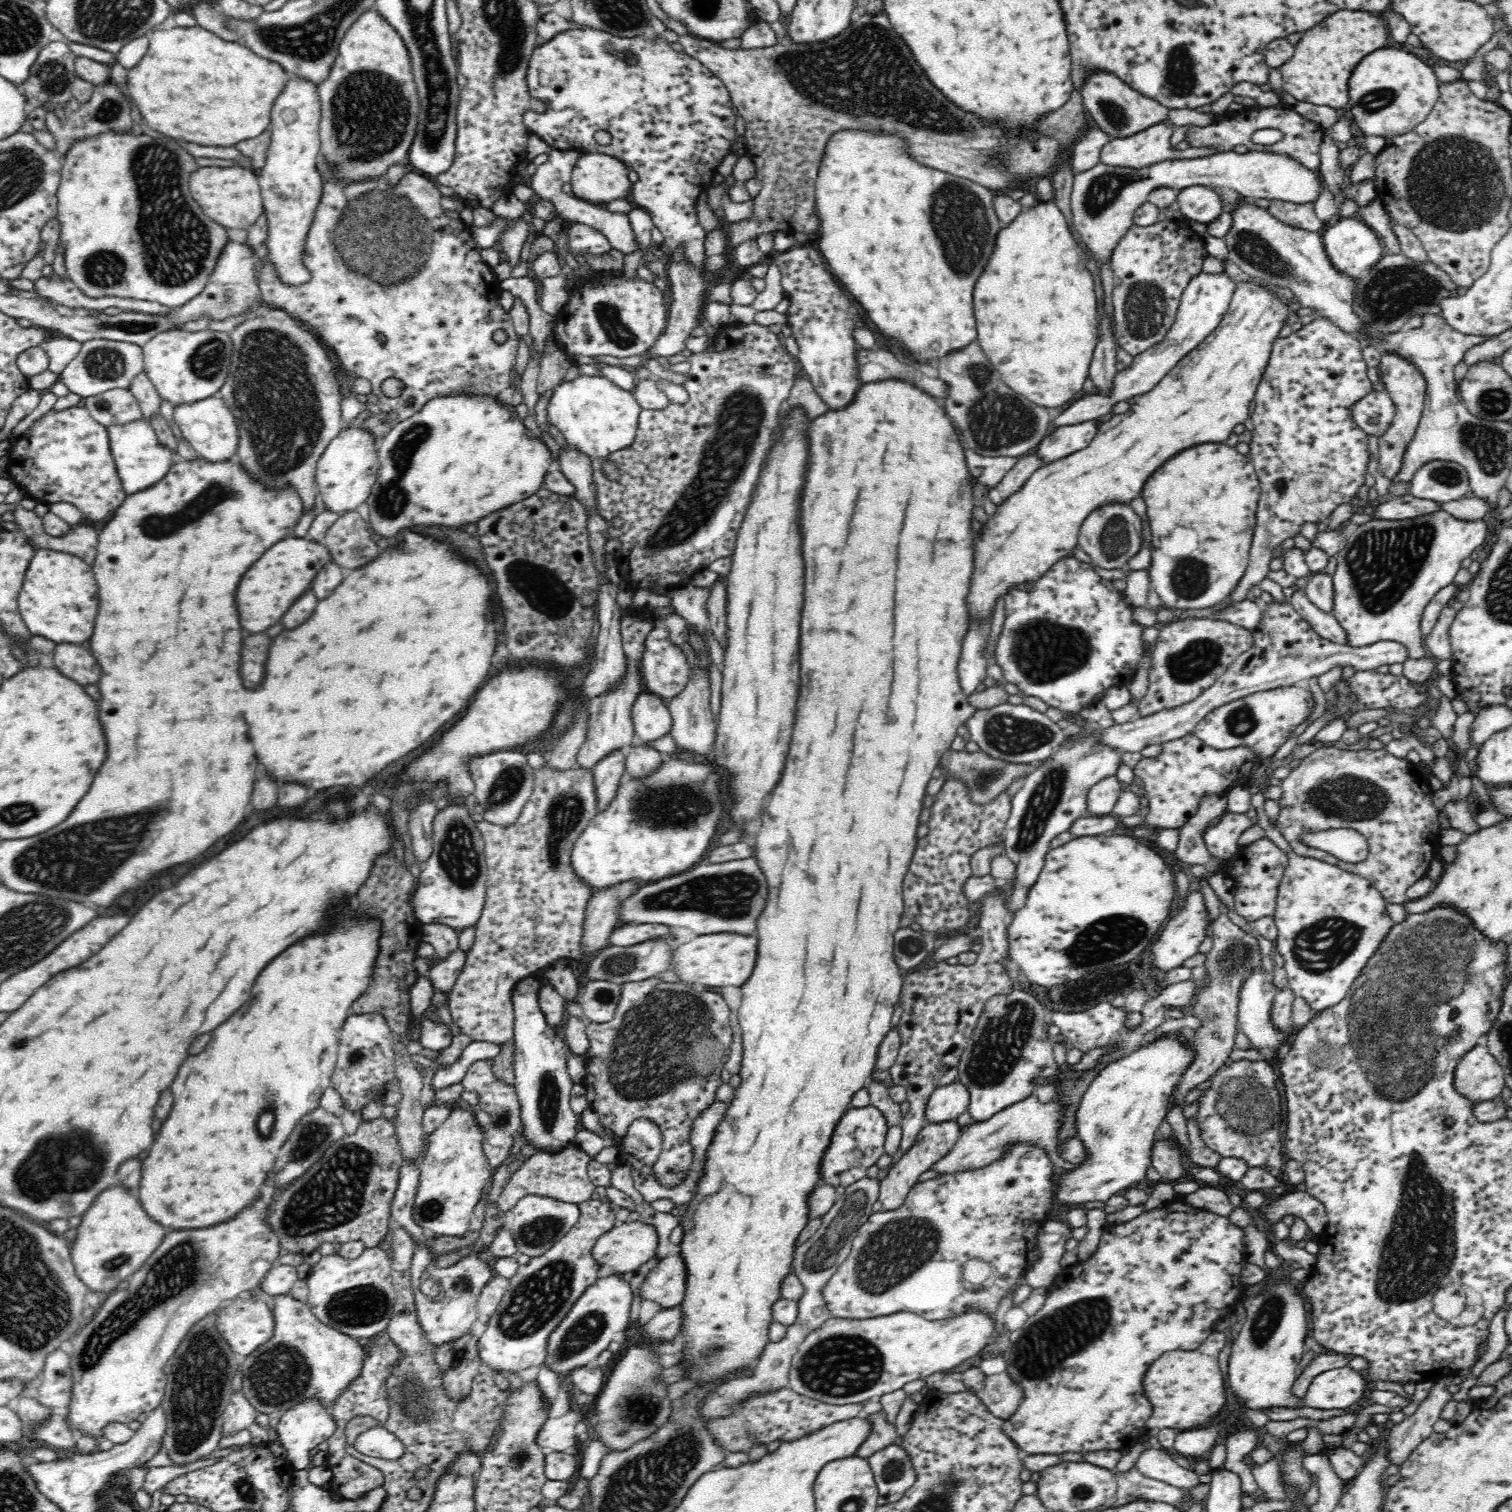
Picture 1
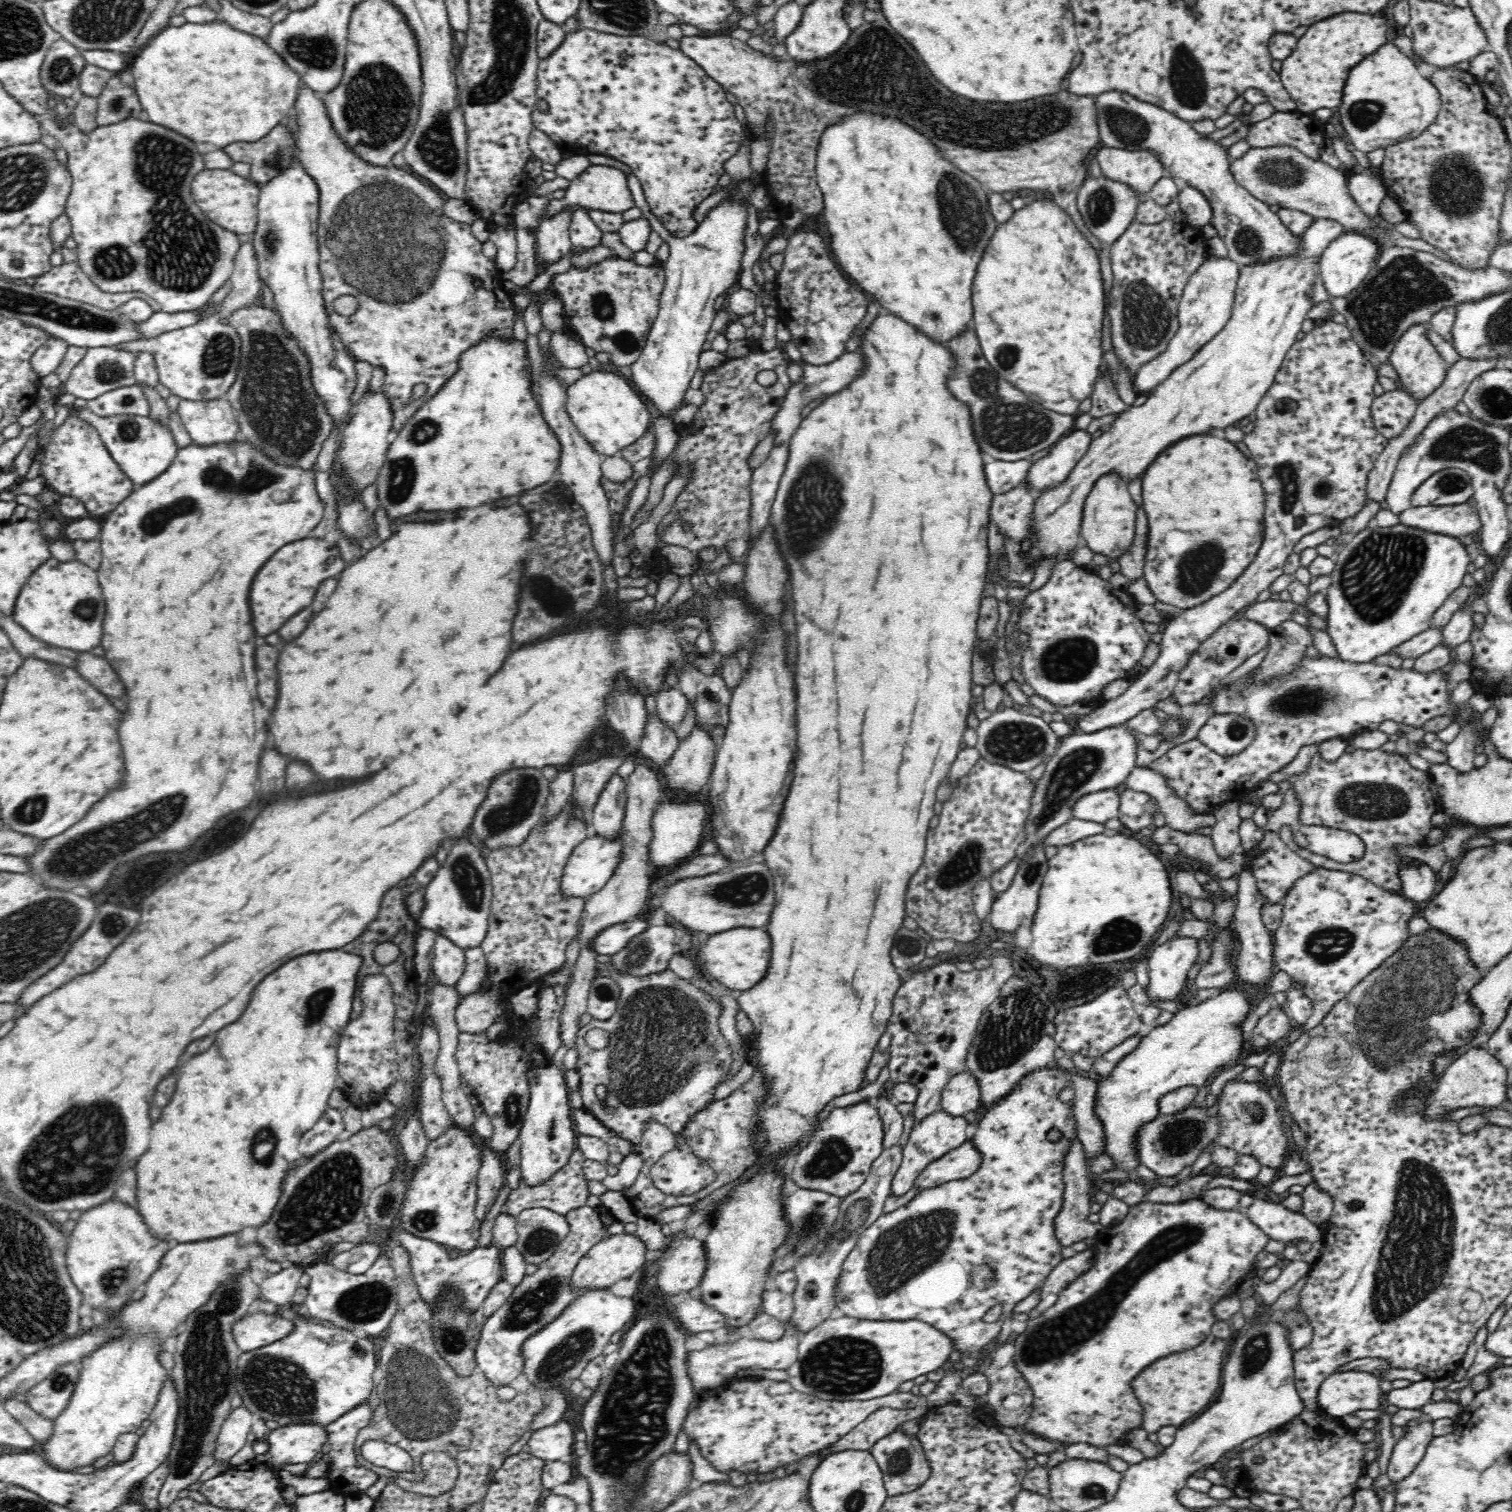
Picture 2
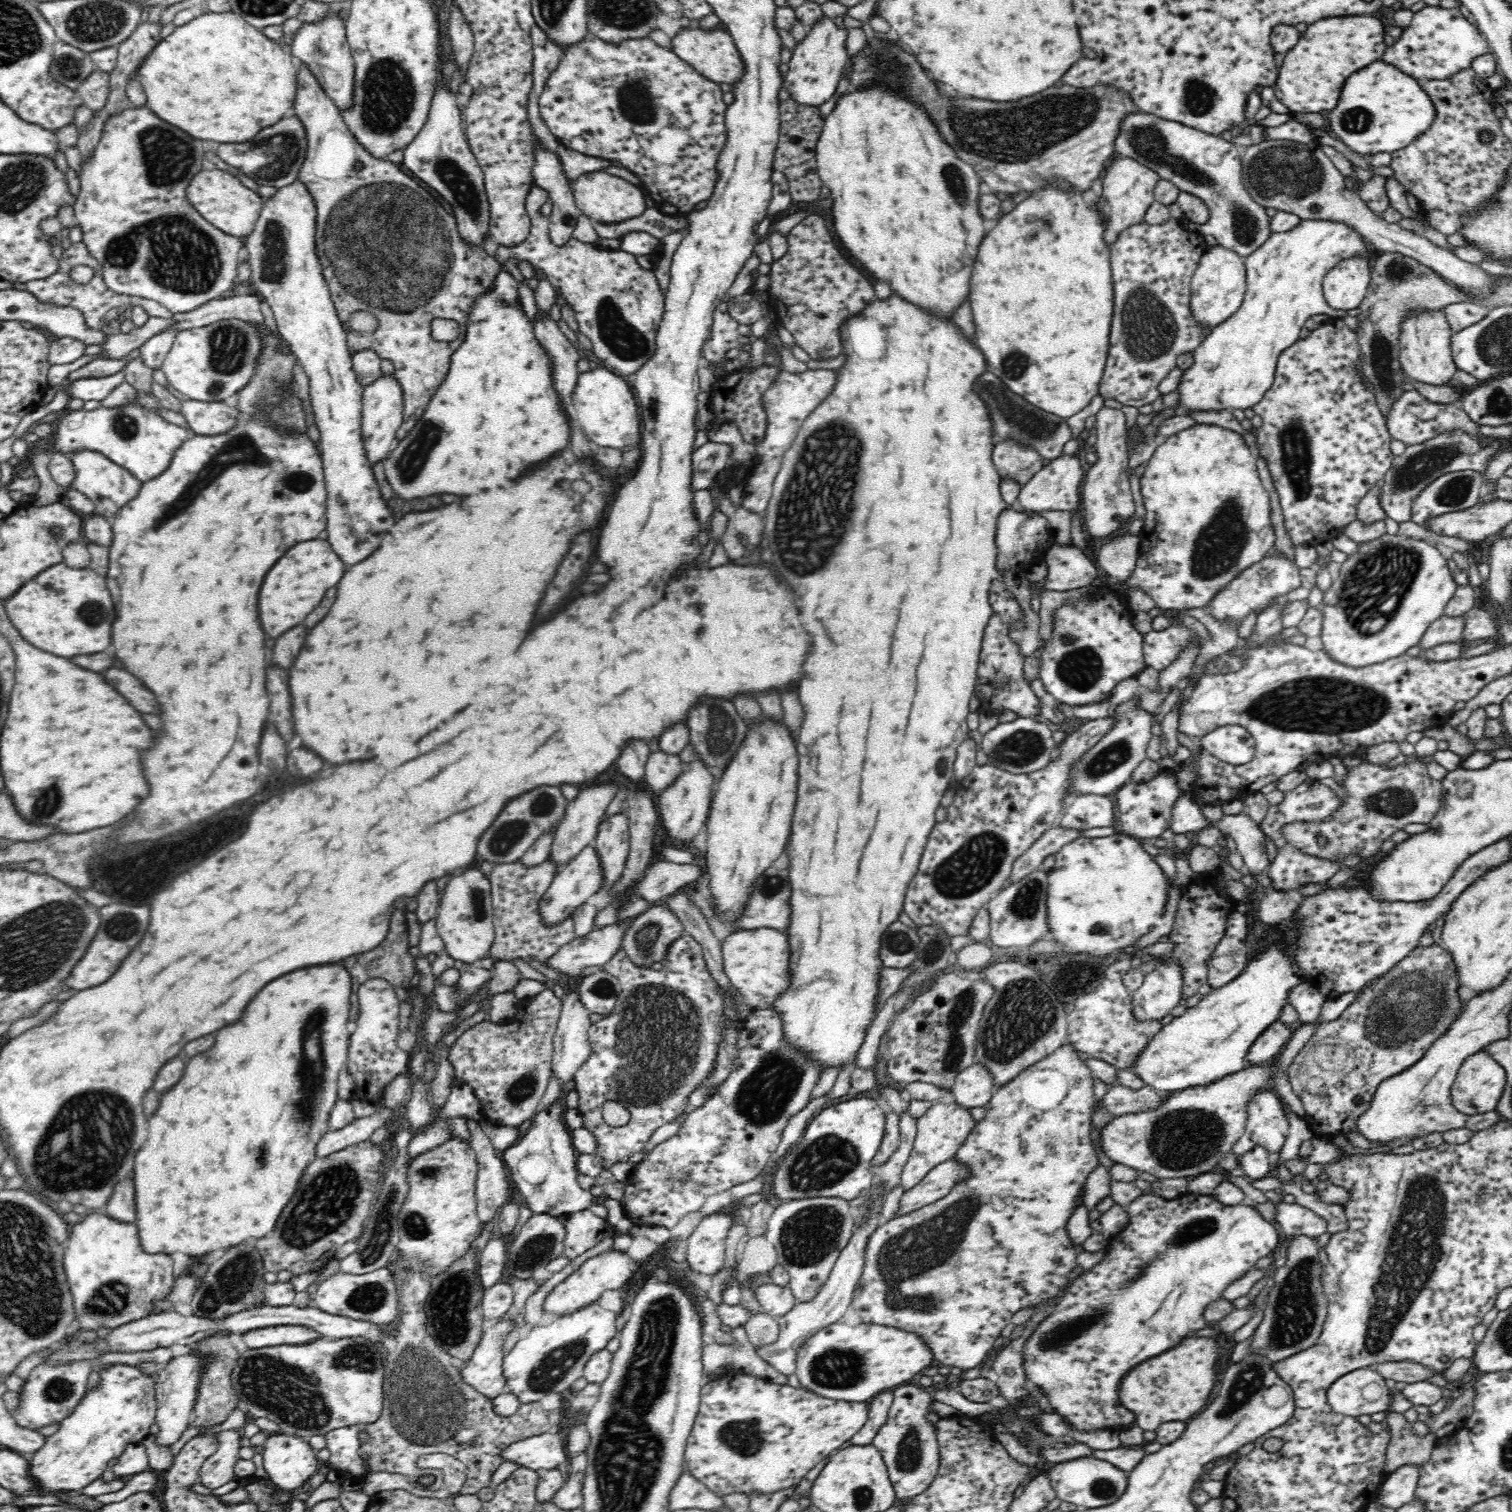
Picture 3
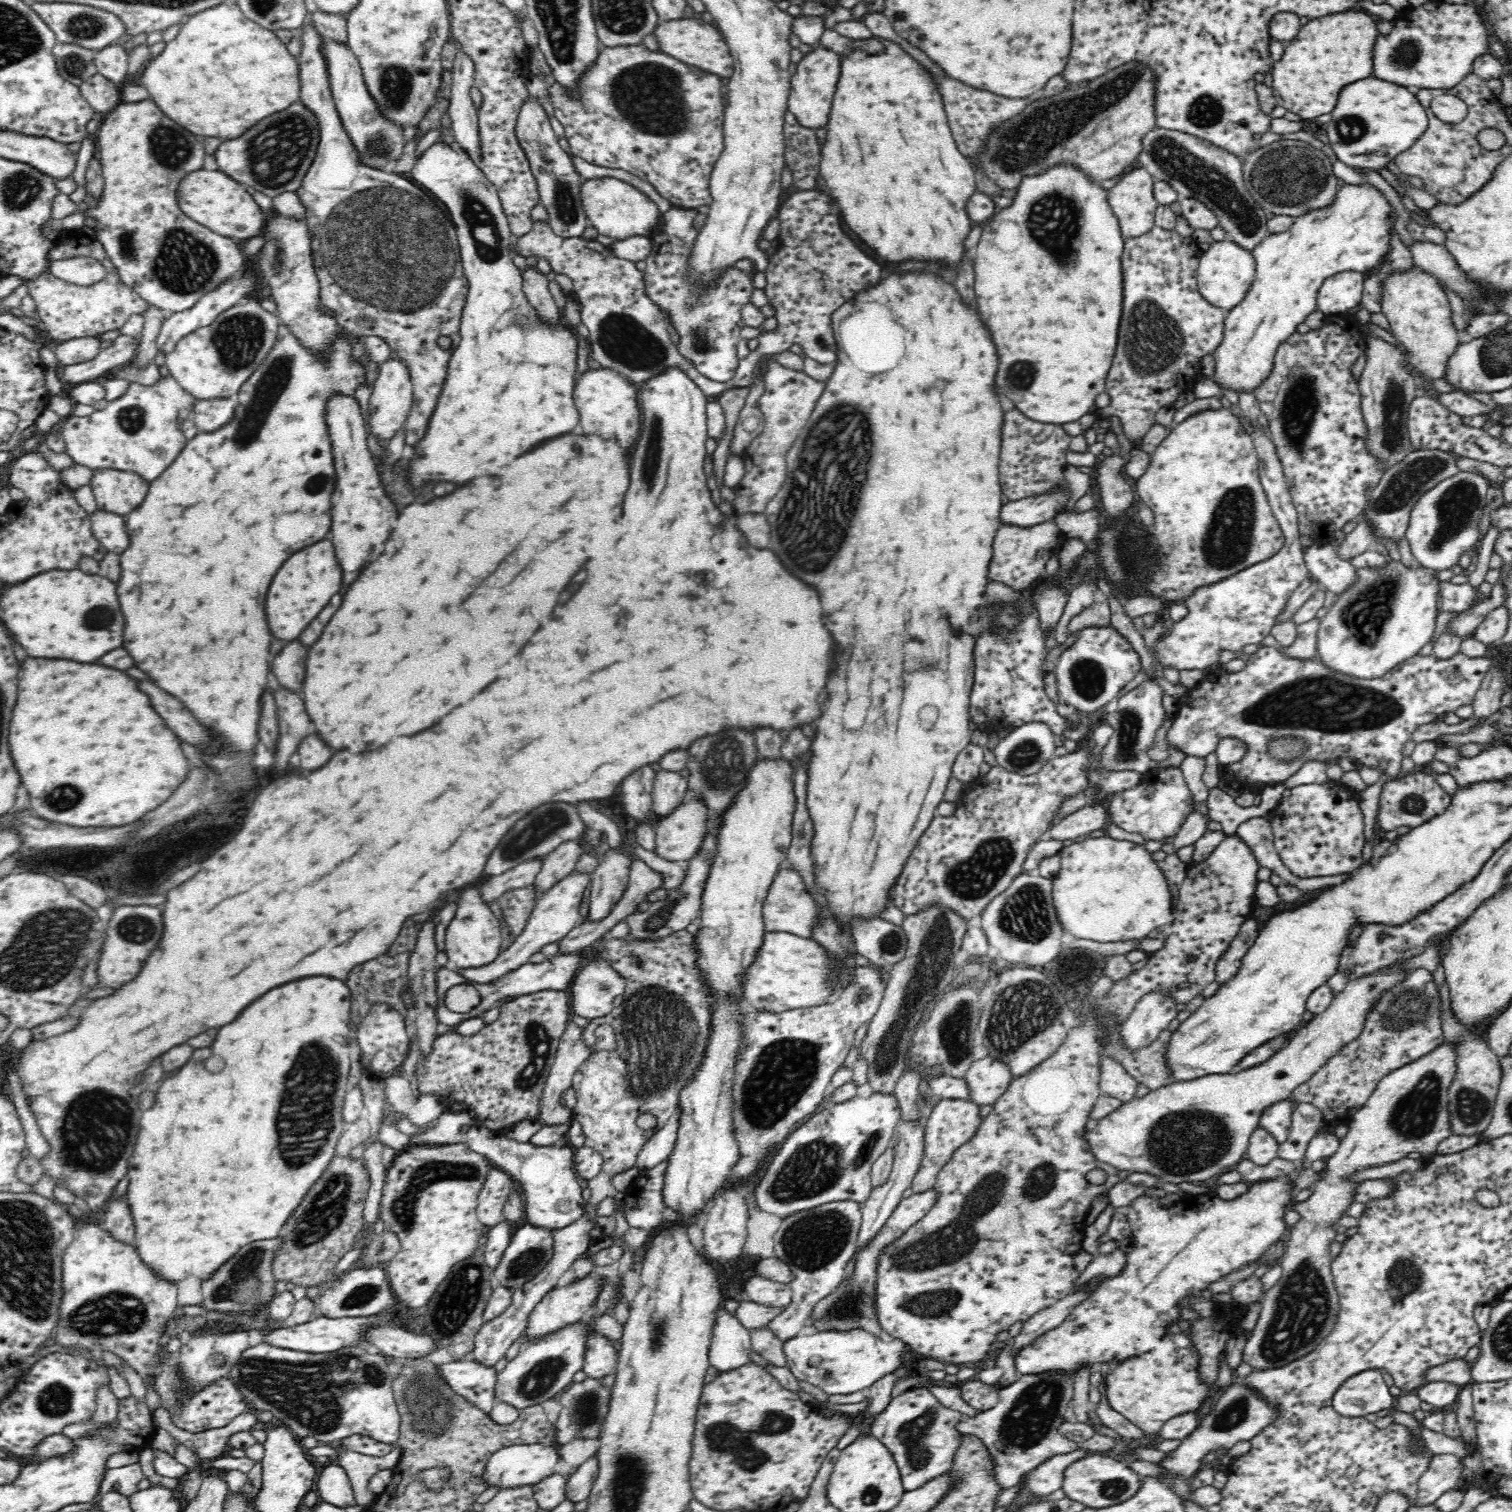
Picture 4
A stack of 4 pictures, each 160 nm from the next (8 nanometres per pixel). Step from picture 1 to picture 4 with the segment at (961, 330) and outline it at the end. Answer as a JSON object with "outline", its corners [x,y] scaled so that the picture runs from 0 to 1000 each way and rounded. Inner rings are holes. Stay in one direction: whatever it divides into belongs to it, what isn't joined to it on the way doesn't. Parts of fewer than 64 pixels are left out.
{"outline":[[[576,24],[574,26],[565,26],[561,30],[562,30],[562,34],[556,36],[556,50],[546,85],[548,86],[546,95],[543,99],[542,116],[545,116],[545,119],[549,124],[549,128],[553,131],[560,149],[565,155],[567,155],[570,157],[570,160],[579,167],[581,171],[587,172],[587,173],[598,173],[598,172],[615,172],[615,173],[618,173],[618,172],[622,172],[622,173],[626,173],[628,179],[631,179],[635,175],[636,168],[638,167],[636,160],[639,159],[639,156],[642,155],[642,152],[644,149],[644,146],[642,146],[640,141],[639,141],[639,133],[646,127],[646,122],[642,107],[634,101],[634,97],[631,95],[627,77],[624,73],[624,63],[619,58],[616,49],[612,45],[610,45],[601,34],[598,34],[592,27]]]}

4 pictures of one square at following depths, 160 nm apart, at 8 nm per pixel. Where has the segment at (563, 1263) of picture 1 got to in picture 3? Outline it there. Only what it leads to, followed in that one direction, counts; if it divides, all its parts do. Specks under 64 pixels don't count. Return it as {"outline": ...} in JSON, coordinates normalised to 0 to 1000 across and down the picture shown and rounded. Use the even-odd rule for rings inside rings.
{"outline":[[[390,800],[380,802],[372,808],[374,815],[373,829],[377,834],[393,825],[400,816],[405,817],[407,815],[407,812]],[[330,874],[319,884],[311,899],[308,899],[304,905],[306,914],[324,926],[334,921],[332,888],[339,878],[339,874]]]}

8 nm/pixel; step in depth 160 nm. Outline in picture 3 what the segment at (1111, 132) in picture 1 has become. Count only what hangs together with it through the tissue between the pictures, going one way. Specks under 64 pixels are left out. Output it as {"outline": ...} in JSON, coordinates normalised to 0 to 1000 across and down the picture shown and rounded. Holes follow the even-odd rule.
{"outline":[[[749,75],[742,80],[742,86],[738,91],[738,101],[741,104],[747,104],[758,111],[763,112],[768,118],[776,121],[781,127],[791,130],[800,138],[800,146],[798,148],[787,147],[784,150],[786,153],[794,154],[796,157],[803,156],[806,161],[813,164],[823,170],[835,163],[840,153],[841,144],[837,138],[831,134],[824,126],[821,118],[821,106],[817,96],[811,94],[806,90],[800,90],[796,87],[786,85],[783,82],[770,79],[759,75]]]}

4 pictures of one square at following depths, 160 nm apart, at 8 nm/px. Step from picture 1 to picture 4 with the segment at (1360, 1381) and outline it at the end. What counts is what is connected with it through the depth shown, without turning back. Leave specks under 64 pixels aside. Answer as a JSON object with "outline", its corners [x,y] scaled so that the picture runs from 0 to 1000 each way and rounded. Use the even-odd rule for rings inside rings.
{"outline":[[[906,906],[894,910],[882,921],[882,931],[888,937],[903,937],[922,929],[922,923],[914,911],[915,907]]]}

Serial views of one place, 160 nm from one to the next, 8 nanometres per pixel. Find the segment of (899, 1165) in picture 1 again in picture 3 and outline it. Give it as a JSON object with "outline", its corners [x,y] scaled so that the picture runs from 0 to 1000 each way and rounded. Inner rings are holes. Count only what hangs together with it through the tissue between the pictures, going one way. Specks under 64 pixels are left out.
{"outline":[[[618,730],[607,740],[607,749],[604,757],[601,769],[596,776],[596,783],[599,787],[606,784],[619,771],[631,767],[639,752],[644,749],[646,742],[642,737],[642,734],[632,730]]]}

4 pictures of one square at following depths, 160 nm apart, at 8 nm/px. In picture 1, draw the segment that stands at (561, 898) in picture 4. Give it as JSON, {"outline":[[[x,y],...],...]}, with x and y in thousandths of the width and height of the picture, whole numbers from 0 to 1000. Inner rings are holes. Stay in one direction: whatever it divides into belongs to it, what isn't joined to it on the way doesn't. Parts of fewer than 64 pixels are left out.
{"outline":[[[440,501],[438,508],[423,517],[413,511],[408,526],[400,536],[395,536],[390,546],[380,556],[377,572],[383,582],[390,587],[403,587],[413,583],[434,583],[442,579],[451,578],[460,573],[468,563],[474,552],[475,542],[479,538],[478,522],[481,517],[470,503],[466,505],[454,504],[450,501]]]}

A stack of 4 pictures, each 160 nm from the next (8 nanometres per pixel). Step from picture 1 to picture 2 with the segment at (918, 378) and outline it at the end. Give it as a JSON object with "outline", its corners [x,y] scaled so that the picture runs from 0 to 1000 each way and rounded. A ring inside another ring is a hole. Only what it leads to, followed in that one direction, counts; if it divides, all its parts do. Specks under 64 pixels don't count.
{"outline":[[[567,232],[564,233],[558,233],[554,238],[549,241],[534,241],[532,239],[530,243],[530,250],[528,253],[524,253],[522,257],[520,258],[517,268],[515,270],[515,272],[511,276],[511,282],[509,282],[509,286],[511,288],[512,294],[521,294],[522,291],[526,286],[531,275],[531,270],[539,266],[540,263],[545,263],[548,261],[556,259],[557,257],[560,257],[571,243],[571,239],[570,235]]]}

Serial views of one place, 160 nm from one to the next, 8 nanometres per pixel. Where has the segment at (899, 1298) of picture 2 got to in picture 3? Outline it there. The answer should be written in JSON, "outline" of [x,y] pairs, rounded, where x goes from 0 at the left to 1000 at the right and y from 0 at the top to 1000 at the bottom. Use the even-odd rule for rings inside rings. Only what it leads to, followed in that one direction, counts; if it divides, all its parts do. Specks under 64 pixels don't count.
{"outline":[[[707,689],[688,702],[679,706],[664,718],[660,719],[655,729],[652,731],[652,738],[649,742],[646,742],[644,749],[639,752],[631,766],[633,770],[640,771],[642,778],[631,782],[628,788],[622,794],[600,804],[591,805],[589,808],[582,810],[582,812],[575,817],[569,843],[570,854],[563,861],[565,866],[570,871],[571,874],[604,882],[610,884],[610,887],[616,894],[616,898],[620,899],[622,903],[640,907],[649,903],[649,899],[653,897],[653,894],[657,892],[657,888],[661,884],[663,880],[669,875],[669,872],[672,868],[688,865],[694,859],[700,860],[710,847],[708,843],[714,837],[711,823],[706,817],[706,806],[710,803],[710,800],[716,790],[720,776],[728,772],[725,761],[721,755],[724,726],[724,712],[722,706],[714,700],[714,694]]]}

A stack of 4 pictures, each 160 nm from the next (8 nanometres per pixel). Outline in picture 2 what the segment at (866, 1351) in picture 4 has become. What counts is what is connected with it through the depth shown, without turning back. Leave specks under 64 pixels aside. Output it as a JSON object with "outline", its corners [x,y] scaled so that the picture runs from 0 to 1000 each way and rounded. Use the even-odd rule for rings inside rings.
{"outline":[[[562,870],[544,873],[541,877],[532,882],[528,886],[528,899],[521,905],[522,915],[528,921],[536,922],[544,926],[577,926],[595,919],[597,914],[601,914],[609,909],[626,905],[627,897],[631,888],[622,880],[608,873],[569,873]]]}

